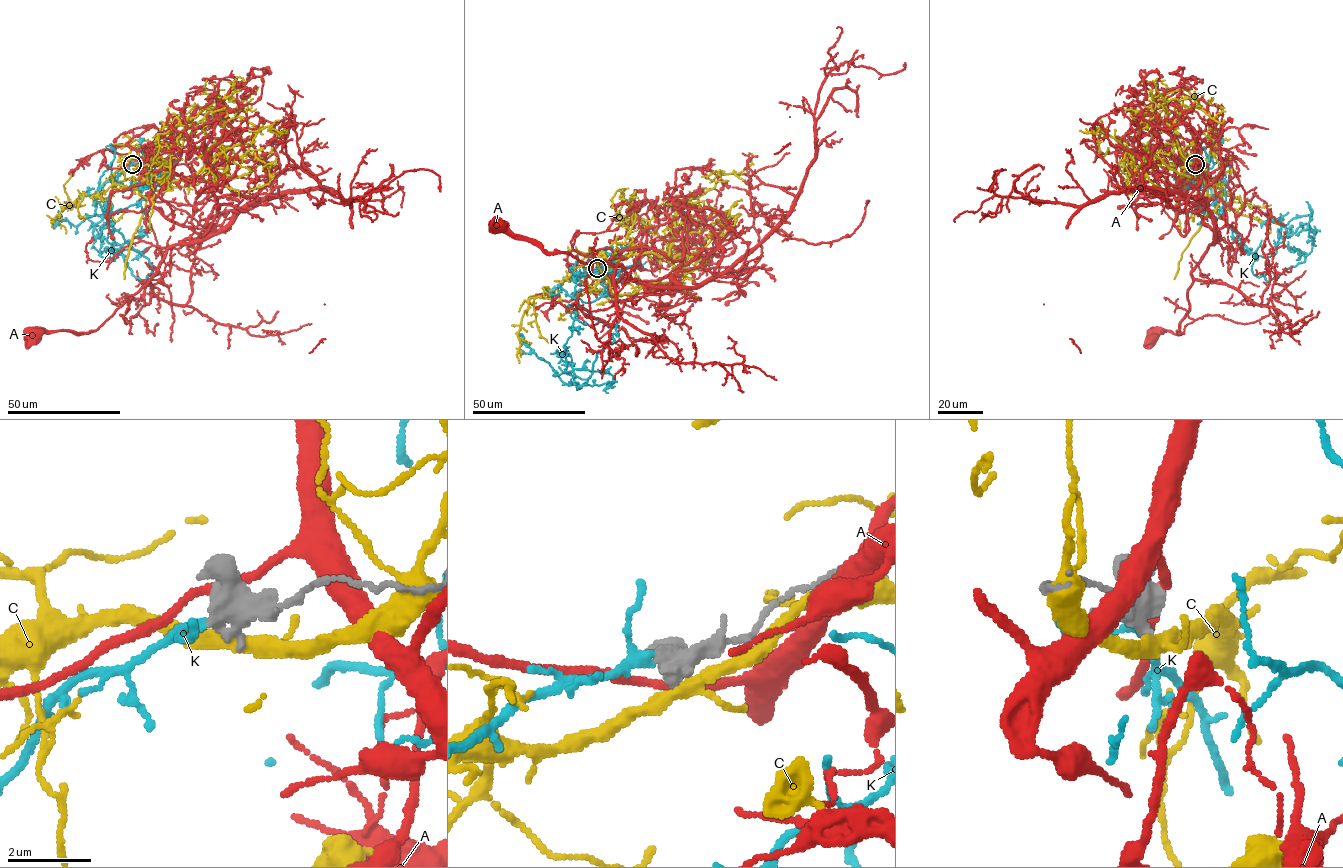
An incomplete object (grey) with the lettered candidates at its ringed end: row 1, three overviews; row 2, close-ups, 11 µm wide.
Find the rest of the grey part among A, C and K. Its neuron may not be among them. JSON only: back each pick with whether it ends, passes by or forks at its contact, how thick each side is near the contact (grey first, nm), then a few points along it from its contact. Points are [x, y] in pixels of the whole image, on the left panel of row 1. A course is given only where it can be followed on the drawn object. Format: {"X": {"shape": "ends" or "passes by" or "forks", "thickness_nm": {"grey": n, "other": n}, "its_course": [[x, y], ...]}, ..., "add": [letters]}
{"K": {"shape": "passes by", "thickness_nm": {"grey": 480, "other": 170}, "its_course": [[132, 164], [98, 187], [96, 200], [149, 259], [148, 282], [108, 249], [137, 251], [131, 260]]}, "add": ["K"]}

